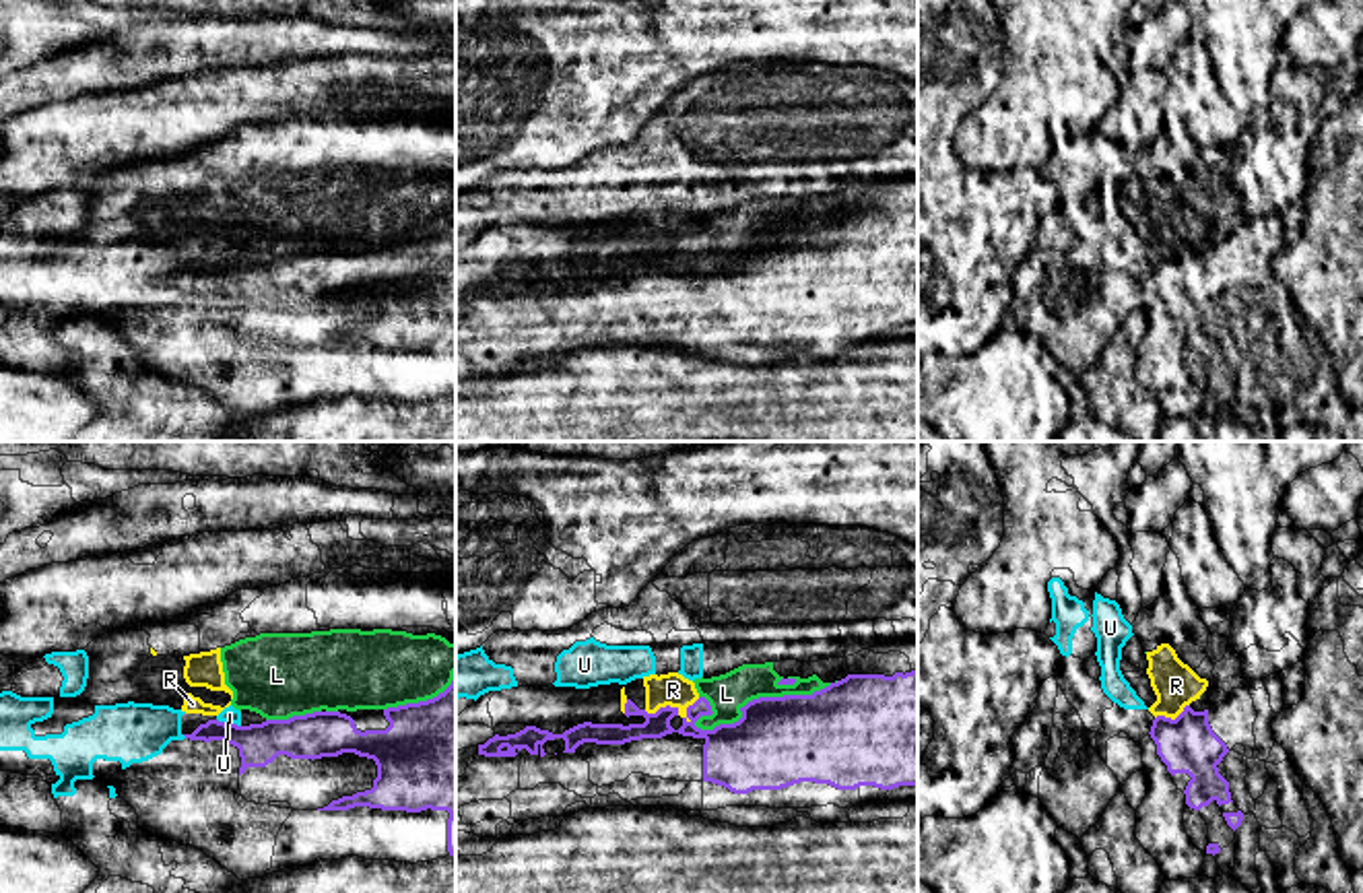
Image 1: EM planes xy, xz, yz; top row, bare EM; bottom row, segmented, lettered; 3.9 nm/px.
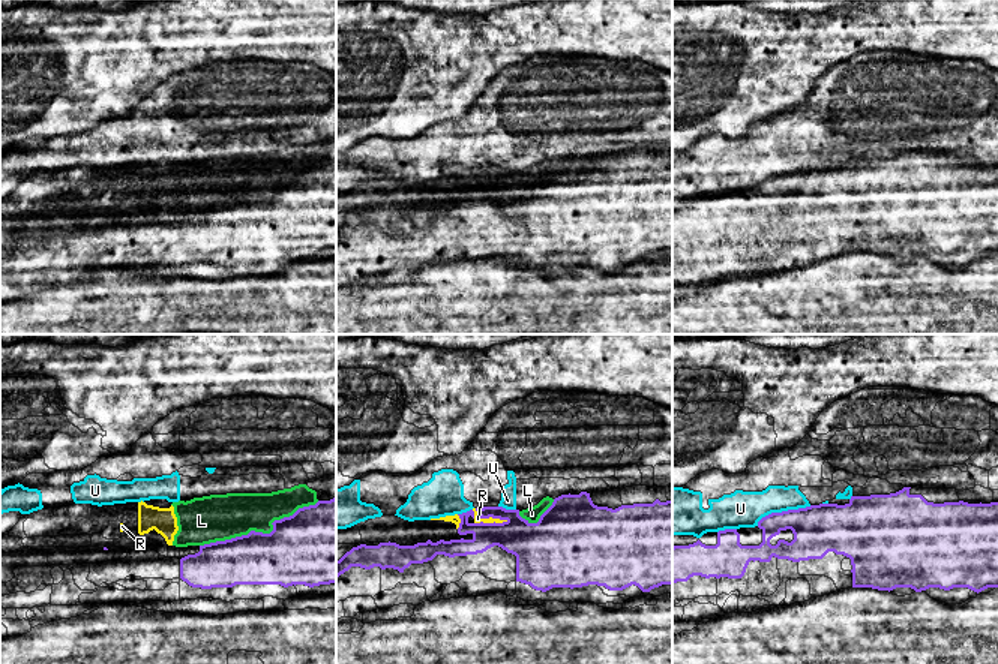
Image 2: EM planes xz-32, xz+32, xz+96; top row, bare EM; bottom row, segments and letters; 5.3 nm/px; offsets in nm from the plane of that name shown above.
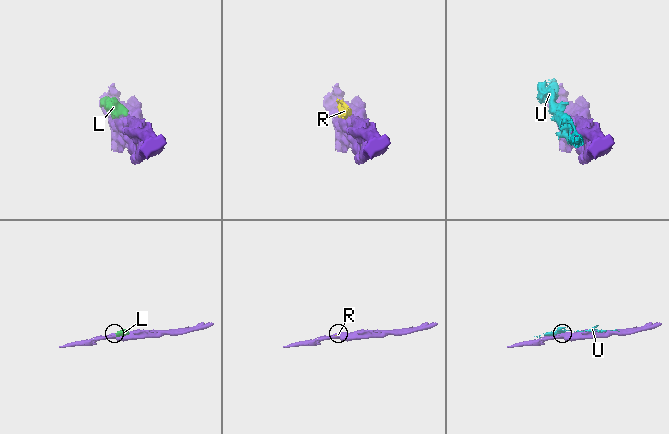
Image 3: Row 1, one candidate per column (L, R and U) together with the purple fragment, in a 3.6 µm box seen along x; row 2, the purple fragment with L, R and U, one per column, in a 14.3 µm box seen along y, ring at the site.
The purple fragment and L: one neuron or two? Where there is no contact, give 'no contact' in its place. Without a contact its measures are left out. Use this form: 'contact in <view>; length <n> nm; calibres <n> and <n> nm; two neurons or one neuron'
contact in xz; length 550 nm; calibres 360 and 160 nm; two neurons

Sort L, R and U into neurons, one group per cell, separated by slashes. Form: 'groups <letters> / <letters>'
groups L R / U

